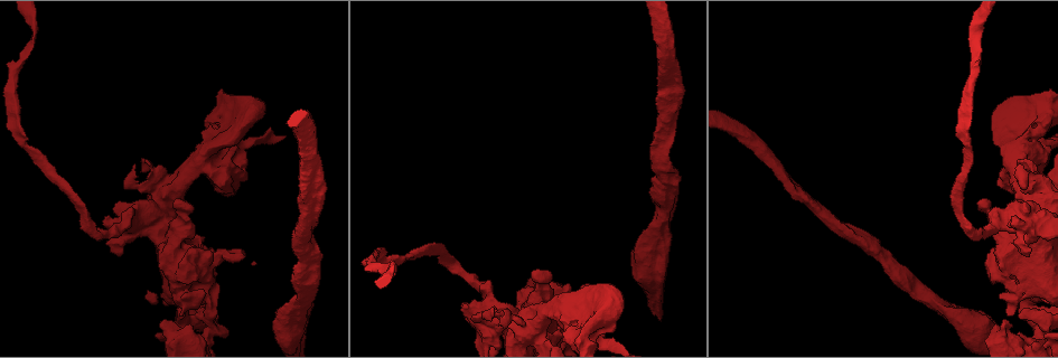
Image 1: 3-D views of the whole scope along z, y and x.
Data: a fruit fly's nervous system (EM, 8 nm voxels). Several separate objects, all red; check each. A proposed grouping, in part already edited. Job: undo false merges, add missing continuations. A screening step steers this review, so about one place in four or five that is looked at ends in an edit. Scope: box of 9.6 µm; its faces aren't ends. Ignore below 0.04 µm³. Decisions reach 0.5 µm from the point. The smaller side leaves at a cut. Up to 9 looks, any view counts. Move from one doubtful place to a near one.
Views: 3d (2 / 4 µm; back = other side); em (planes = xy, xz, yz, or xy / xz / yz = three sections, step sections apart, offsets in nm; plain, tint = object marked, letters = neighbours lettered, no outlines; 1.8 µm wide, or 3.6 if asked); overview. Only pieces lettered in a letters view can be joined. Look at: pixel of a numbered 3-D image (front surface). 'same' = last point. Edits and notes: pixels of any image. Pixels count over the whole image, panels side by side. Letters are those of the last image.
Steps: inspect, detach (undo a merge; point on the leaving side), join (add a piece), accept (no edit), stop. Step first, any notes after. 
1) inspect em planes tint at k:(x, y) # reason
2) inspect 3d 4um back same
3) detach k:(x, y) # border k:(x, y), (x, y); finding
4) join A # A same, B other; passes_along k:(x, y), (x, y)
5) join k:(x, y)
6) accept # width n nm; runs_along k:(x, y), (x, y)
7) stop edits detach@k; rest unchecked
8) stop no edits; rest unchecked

inspect 3d 2um back at 1:(1037, 337) # thin arm on a thick one

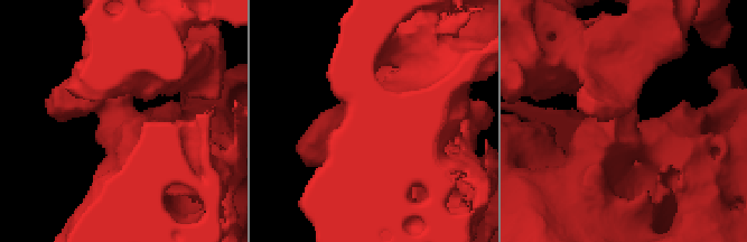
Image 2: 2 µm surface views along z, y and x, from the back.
inspect em yz step 4 tint at 2:(622, 132) # shape alone is not enough

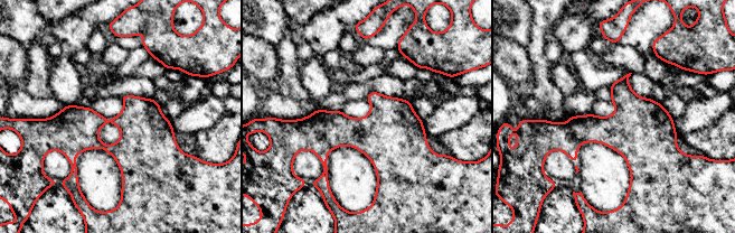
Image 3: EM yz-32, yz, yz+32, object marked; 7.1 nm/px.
inspect em planes letters same

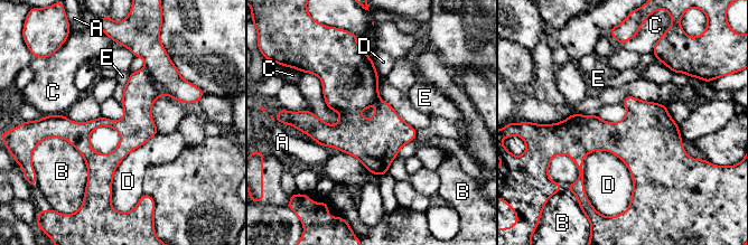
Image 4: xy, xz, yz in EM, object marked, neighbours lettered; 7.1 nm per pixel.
accept # A other, B other, C other, D other, E other; border 4:(130, 73), (129, 79), (123, 86); continuous, no second cell

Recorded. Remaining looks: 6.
inspect em 3.6um yz step 8 letters at 1:(1004, 219) # thick turns thin

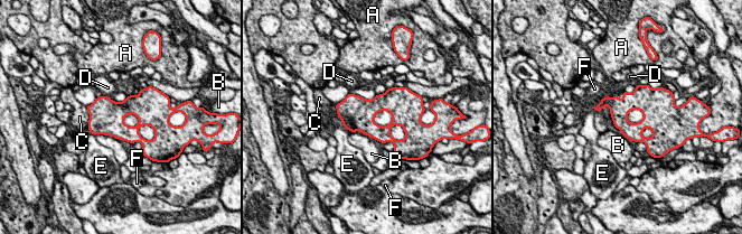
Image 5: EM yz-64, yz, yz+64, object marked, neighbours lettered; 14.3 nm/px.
accept # A other, B other, C other, D other, E other, F other; border 5:(102, 94), (115, 102); one cell here

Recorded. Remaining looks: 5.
inspect em 3.6um yz step 8 tint at 1:(1011, 164) # arms run side by side

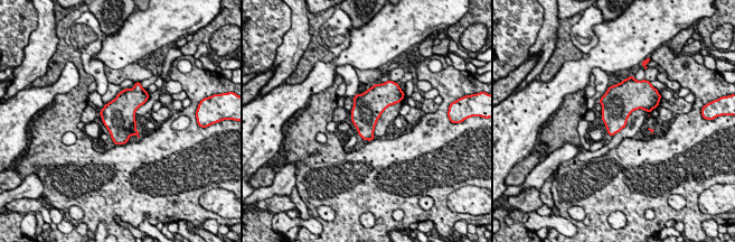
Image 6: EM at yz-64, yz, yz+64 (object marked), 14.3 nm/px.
inspect em 3.6um planes letters same # another direction

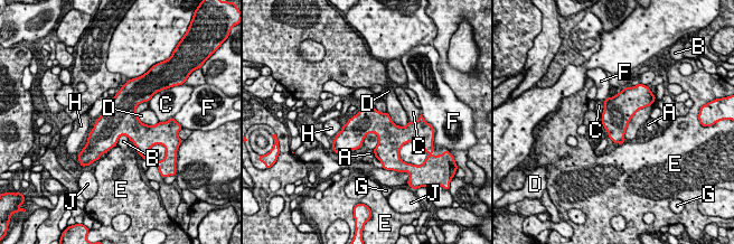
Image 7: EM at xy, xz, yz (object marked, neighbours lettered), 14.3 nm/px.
accept # width 360 nm; A other, B other, C other, D other, E other, F other, G other, H other, J other; border 7:(651, 103), (634, 113), (624, 140); all the same cell

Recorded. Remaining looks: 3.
inspect 3d 2um at 1:(326, 186) # free end

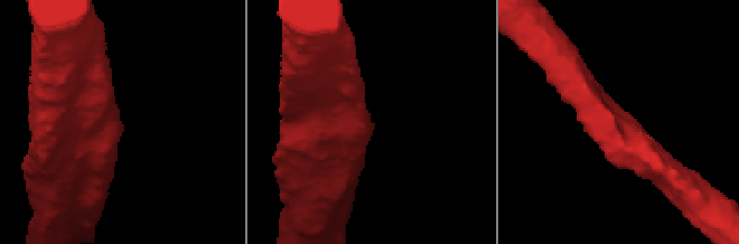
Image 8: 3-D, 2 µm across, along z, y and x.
inspect em yz step 4 tint at 8:(629, 123)

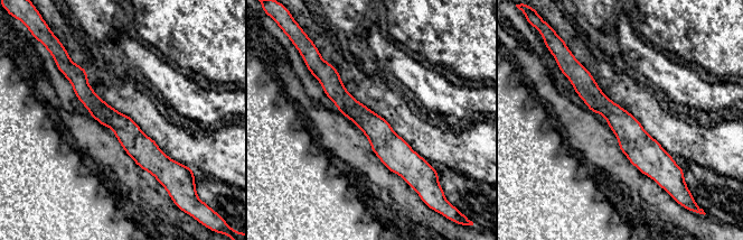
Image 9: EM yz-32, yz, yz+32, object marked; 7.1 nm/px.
inspect em planes letters same # cut it another way

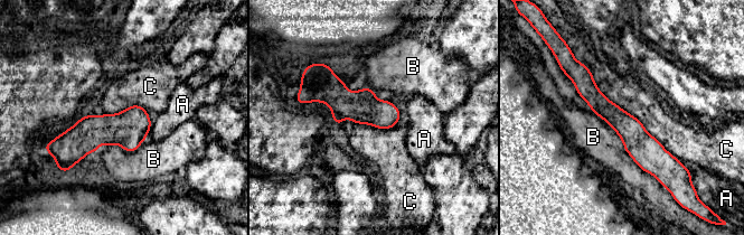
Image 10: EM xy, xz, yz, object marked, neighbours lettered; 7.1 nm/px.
accept # longest_contact C 1050 nm; A other, B other, C other; none of them fits

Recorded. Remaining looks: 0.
stop no edits; rest unchecked

